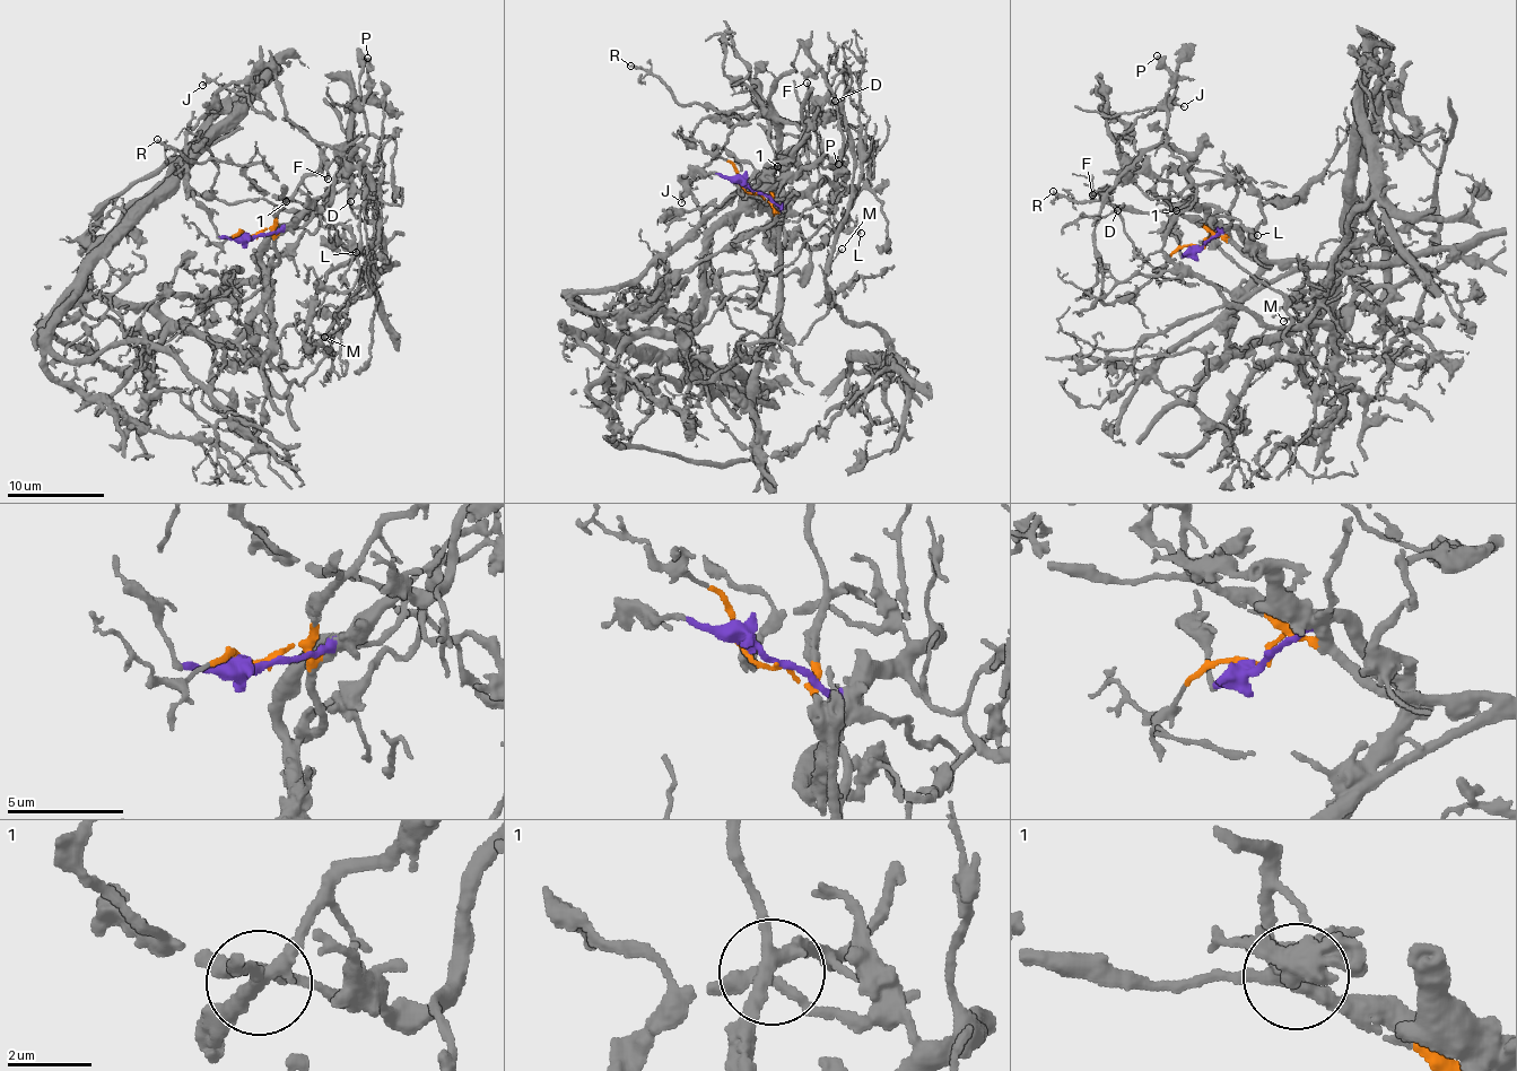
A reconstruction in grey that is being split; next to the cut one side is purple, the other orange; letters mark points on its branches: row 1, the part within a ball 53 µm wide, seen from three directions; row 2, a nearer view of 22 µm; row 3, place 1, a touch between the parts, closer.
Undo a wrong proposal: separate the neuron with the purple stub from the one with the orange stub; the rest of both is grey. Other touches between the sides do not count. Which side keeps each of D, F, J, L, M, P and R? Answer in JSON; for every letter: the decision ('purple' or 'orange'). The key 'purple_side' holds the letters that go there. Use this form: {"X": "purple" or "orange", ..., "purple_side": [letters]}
{"D": "purple", "F": "orange", "J": "orange", "L": "purple", "M": "purple", "P": "purple", "R": "orange", "purple_side": ["D", "L", "M", "P"]}

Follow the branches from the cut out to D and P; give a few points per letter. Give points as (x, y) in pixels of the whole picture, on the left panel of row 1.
D: (251, 237), (322, 208), (336, 173), (358, 147), (366, 148), (359, 173), (364, 201), (354, 206), (349, 201)
P: (251, 237), (281, 229), (331, 200), (336, 173), (364, 139), (367, 57)

